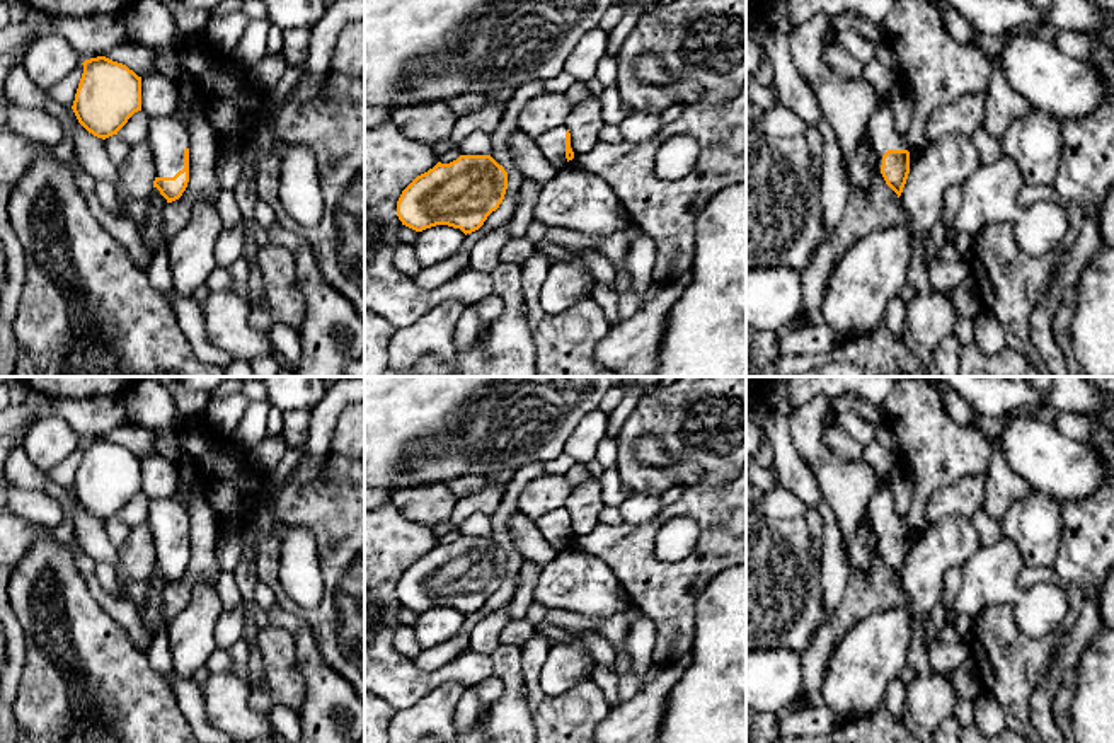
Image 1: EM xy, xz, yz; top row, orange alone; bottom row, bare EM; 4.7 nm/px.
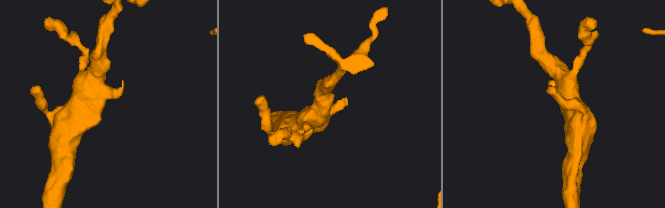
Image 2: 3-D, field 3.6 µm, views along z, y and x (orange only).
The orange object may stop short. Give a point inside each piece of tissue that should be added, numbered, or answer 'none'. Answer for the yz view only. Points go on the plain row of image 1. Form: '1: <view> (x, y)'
1: yz (881, 512)

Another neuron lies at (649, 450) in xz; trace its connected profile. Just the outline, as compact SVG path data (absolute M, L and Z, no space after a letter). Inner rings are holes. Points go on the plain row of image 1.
M644 435L639 440L634 450L634 455L644 465L652 465L657 469L671 465L671 458L668 452L664 450L663 443L652 435Z

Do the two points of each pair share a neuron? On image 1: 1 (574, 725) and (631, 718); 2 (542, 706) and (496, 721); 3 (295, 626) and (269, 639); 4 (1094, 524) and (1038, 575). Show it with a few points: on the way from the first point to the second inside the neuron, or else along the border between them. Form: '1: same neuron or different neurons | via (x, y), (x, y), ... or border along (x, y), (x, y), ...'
1: different neurons | border along (608, 714), (598, 725)
2: different neurons | border along (525, 701), (534, 725)
3: different neurons | border along (269, 624), (292, 636), (298, 668)
4: different neurons | border along (1051, 566), (1062, 578), (1075, 583), (1084, 592)

